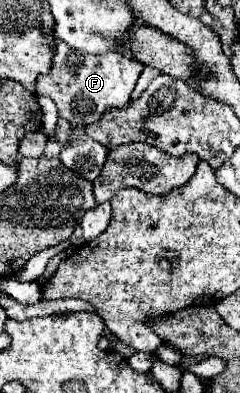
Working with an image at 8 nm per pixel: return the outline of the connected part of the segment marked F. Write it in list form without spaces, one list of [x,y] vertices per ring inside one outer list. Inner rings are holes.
[[[58,43],[52,69],[38,77],[36,93],[48,95],[56,107],[58,115],[64,117],[74,127],[86,127],[106,109],[120,109],[130,105],[130,93],[134,91],[136,79],[140,77],[144,65],[136,59],[128,59],[120,53],[102,53],[102,55],[86,55],[86,53],[74,53],[68,45]]]

